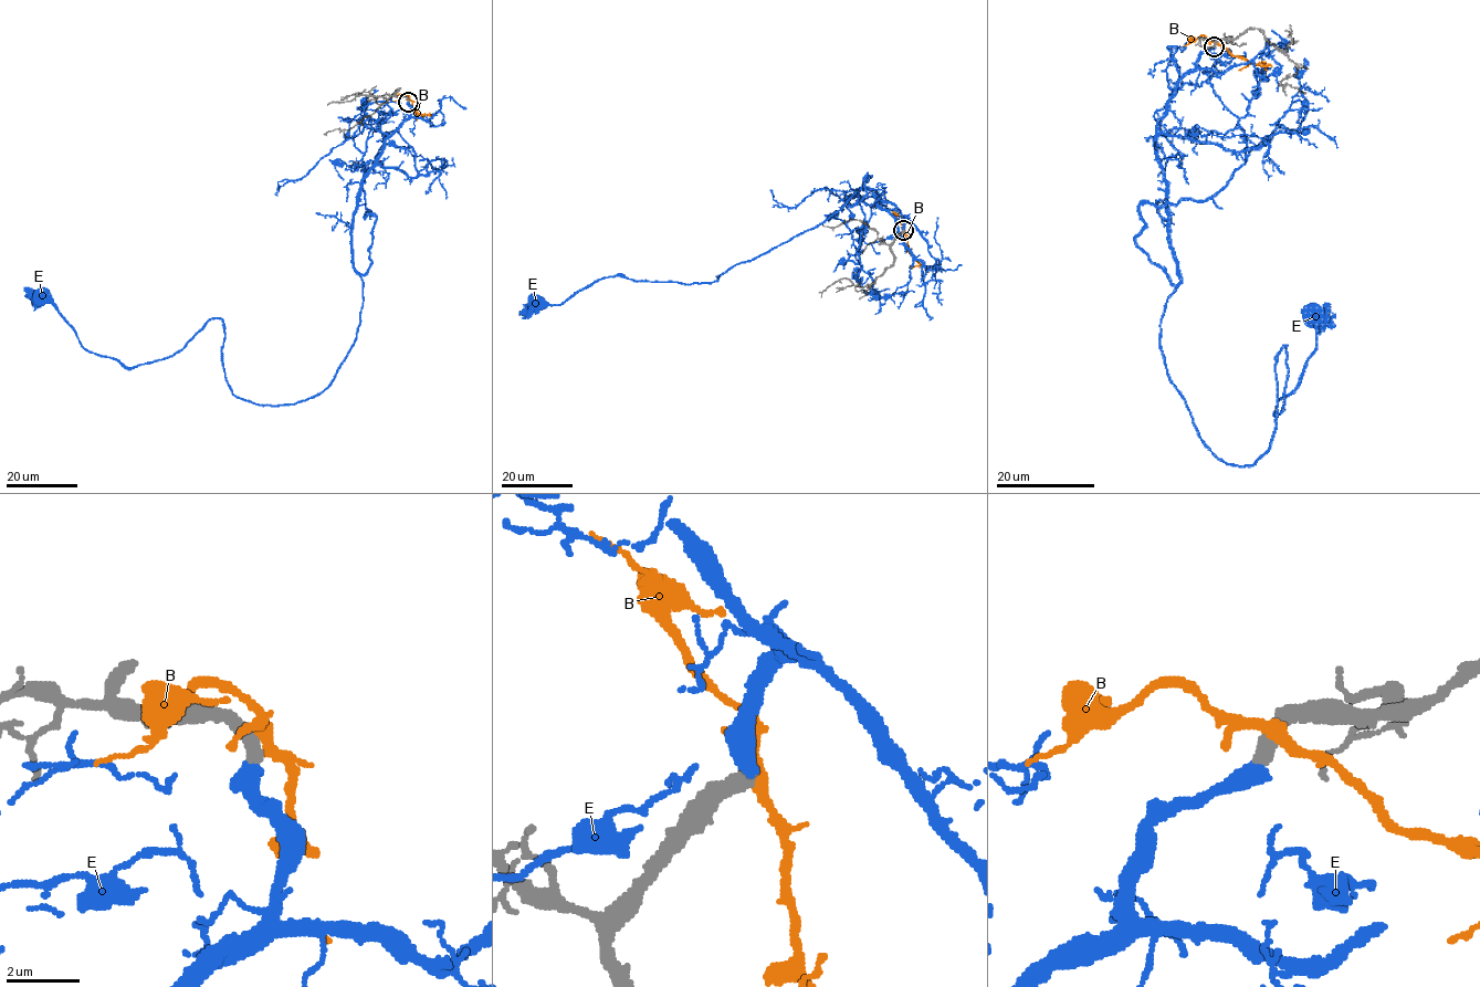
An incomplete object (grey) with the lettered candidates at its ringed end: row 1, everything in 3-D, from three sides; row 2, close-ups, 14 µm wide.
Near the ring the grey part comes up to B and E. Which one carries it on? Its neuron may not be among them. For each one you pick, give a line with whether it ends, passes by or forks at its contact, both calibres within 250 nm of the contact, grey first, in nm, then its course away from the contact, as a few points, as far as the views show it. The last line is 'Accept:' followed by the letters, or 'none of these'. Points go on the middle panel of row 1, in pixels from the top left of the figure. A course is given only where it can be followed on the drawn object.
E: it ends; calibres 440 and 500 nm; course (903, 230), (893, 205), (859, 189), (715, 281), (611, 275), (537, 303)
Accept: E

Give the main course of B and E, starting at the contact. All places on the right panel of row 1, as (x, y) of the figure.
B: (1215, 43), (1234, 55), (1260, 65), (1265, 72)
E: (1214, 46), (1158, 122), (1179, 280), (1160, 350), (1225, 463), (1269, 449), (1276, 355), (1279, 412), (1314, 318)

